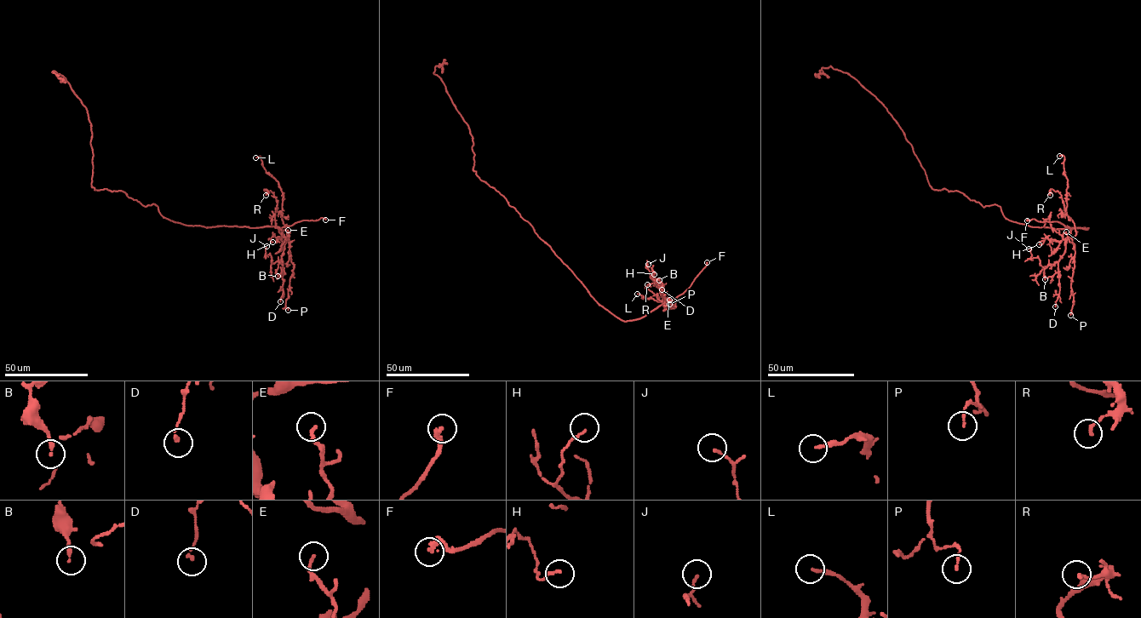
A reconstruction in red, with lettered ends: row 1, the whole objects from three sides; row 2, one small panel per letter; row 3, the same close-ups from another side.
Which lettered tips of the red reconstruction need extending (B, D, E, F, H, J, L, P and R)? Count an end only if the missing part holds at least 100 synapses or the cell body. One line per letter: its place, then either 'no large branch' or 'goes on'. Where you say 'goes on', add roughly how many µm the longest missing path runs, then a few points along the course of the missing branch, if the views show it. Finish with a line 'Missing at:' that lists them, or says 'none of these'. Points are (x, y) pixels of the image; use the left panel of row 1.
B: (278, 276) | no large branch
D: (280, 301) | no large branch
E: (288, 230) | no large branch
F: (325, 220) | goes on | 35 µm | (325, 220), (320, 209), (323, 204), (335, 209), (334, 215), (338, 219)
H: (272, 242) | no large branch
J: (266, 246) | no large branch
L: (255, 157) | no large branch
P: (288, 310) | no large branch
R: (266, 195) | no large branch
Missing at: F

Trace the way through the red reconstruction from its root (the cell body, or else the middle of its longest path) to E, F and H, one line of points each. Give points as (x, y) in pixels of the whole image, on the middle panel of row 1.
E: (534, 231), (590, 295), (622, 320), (640, 318), (662, 304), (668, 306), (669, 300)
F: (534, 231), (599, 304), (624, 321), (640, 318), (682, 294), (707, 262)
H: (534, 231), (590, 295), (622, 320), (640, 318), (665, 303), (662, 290), (651, 279), (654, 274)

